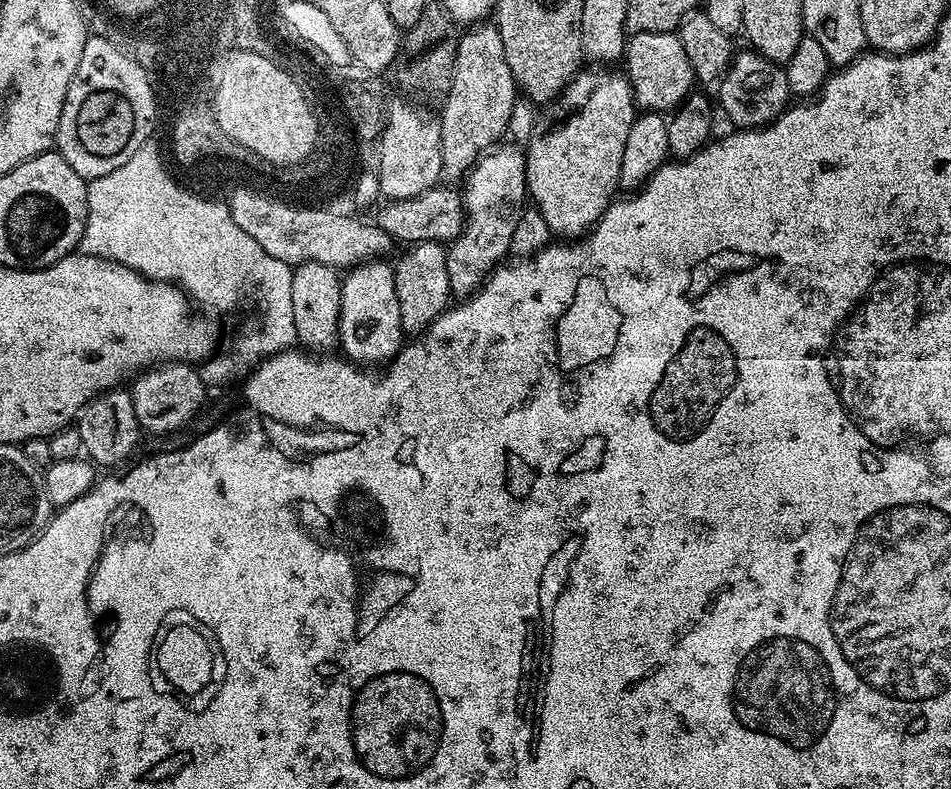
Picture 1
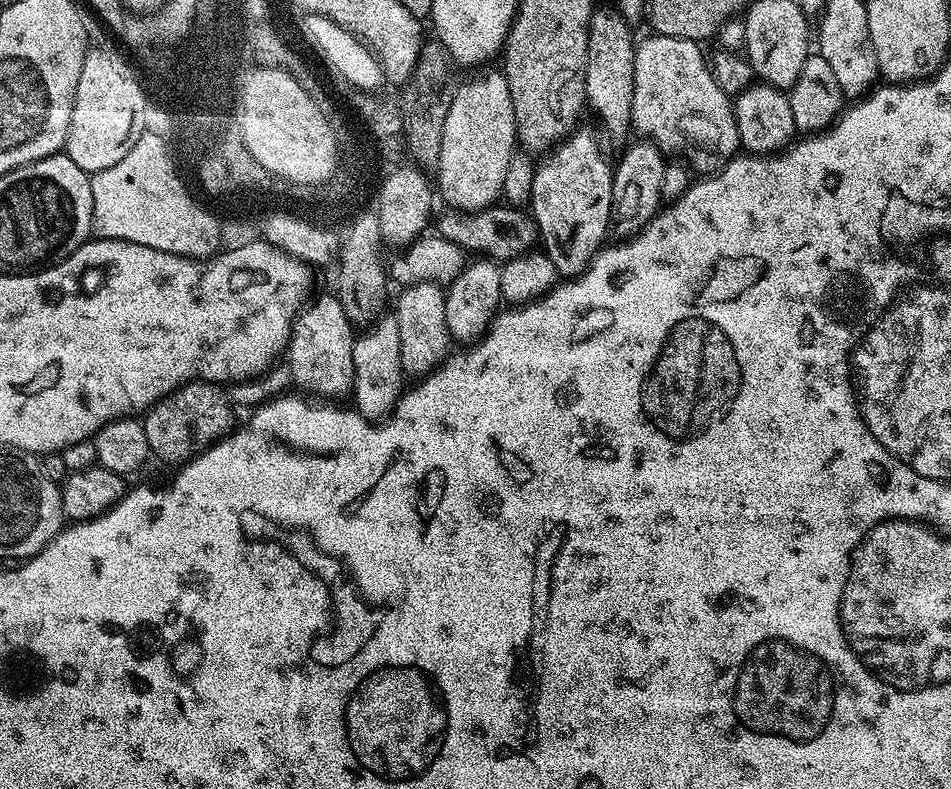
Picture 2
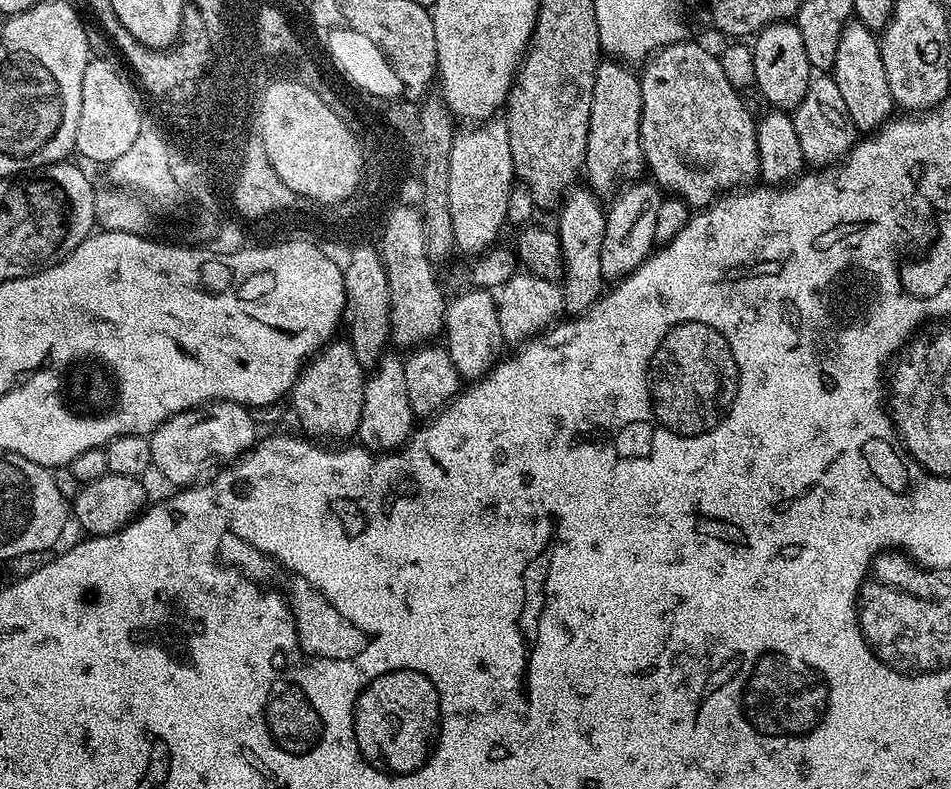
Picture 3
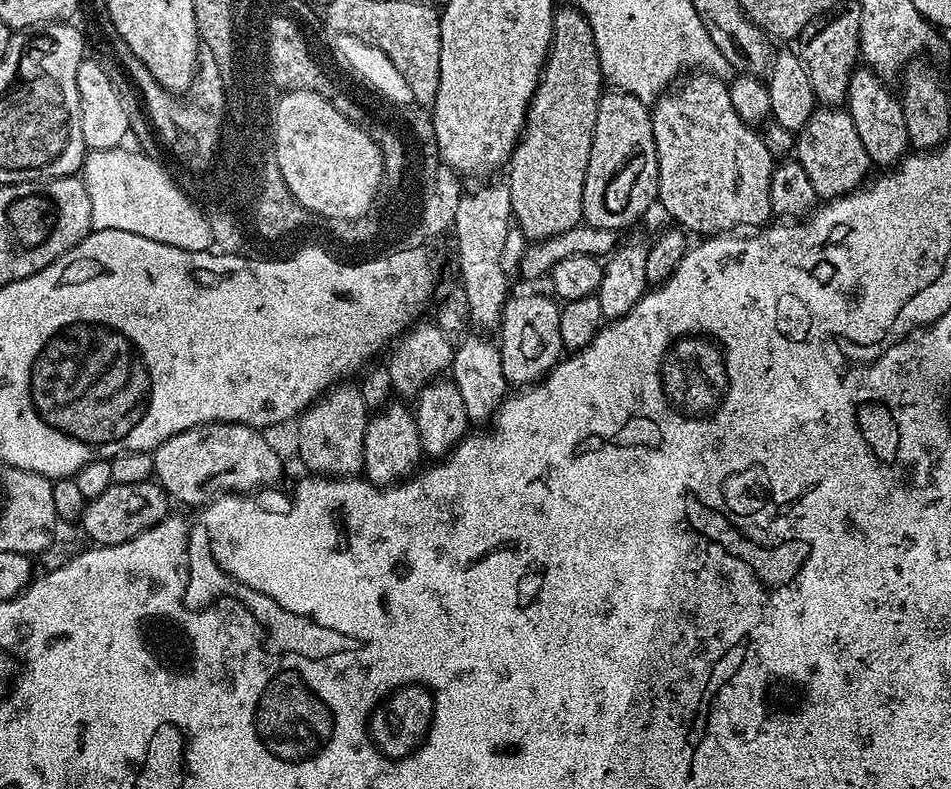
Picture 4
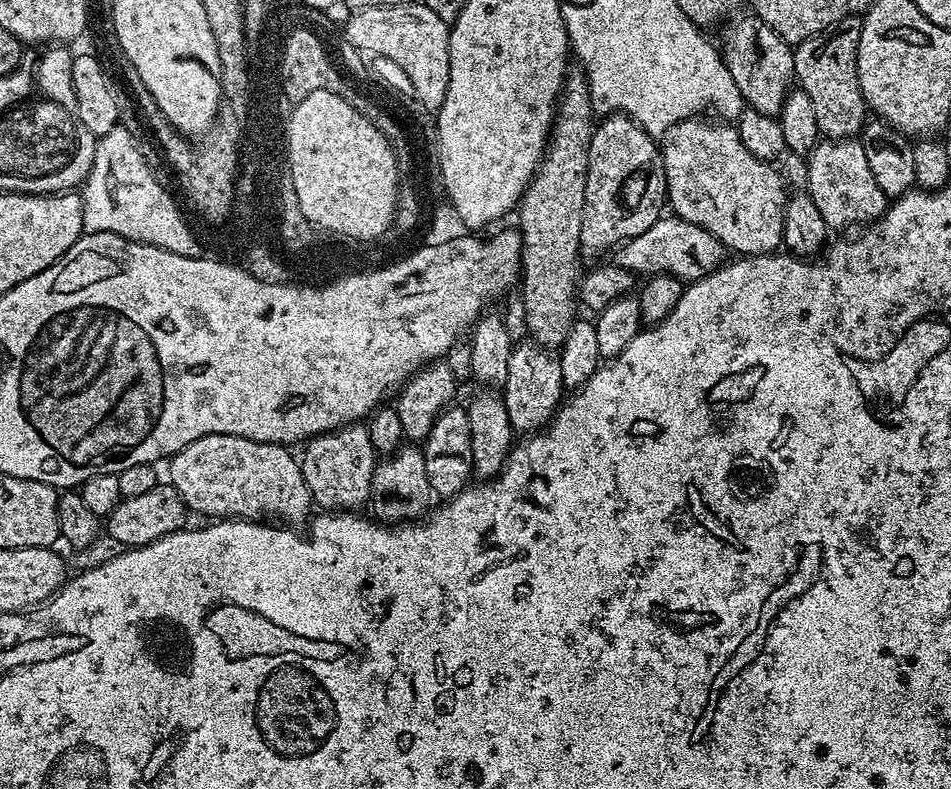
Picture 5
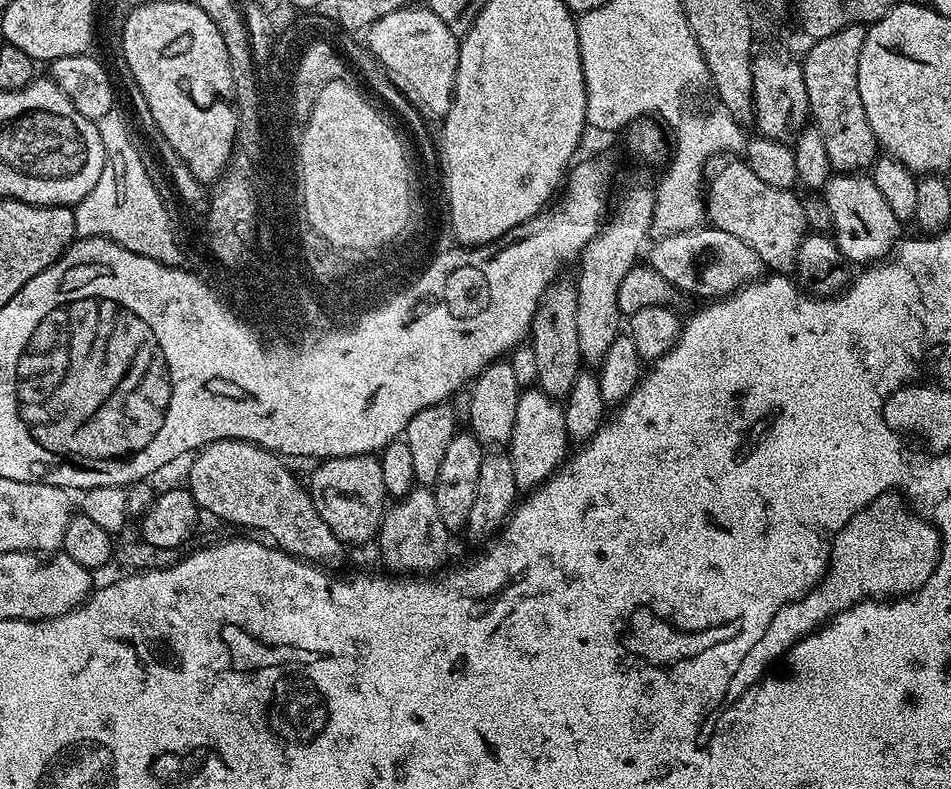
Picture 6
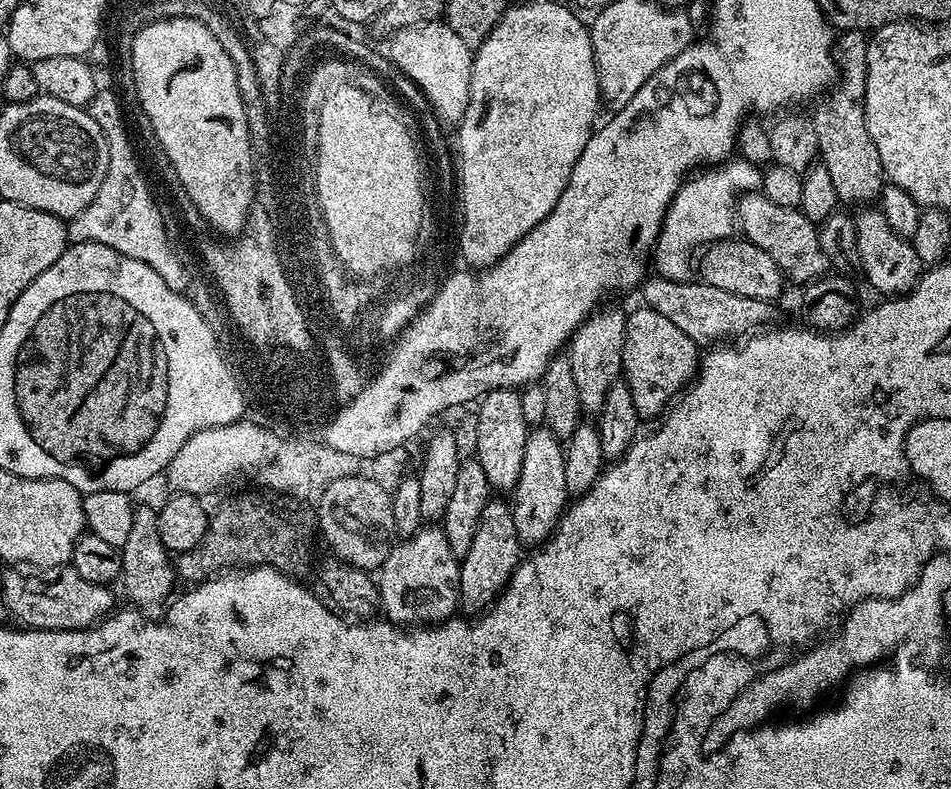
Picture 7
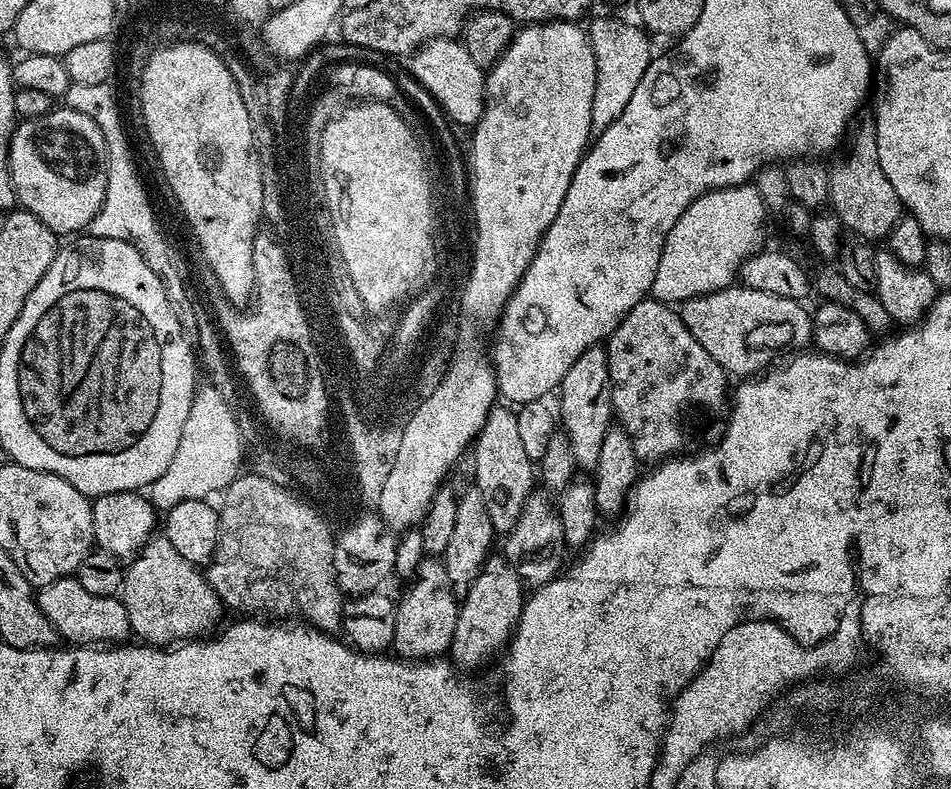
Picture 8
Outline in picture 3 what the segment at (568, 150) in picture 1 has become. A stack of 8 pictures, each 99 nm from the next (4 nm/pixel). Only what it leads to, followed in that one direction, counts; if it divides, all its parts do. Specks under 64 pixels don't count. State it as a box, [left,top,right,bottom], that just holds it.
[554,186,606,314]

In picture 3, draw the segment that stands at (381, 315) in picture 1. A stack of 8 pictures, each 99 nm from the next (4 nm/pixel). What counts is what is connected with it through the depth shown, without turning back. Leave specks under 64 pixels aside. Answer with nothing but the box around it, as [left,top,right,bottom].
[356,354,414,454]

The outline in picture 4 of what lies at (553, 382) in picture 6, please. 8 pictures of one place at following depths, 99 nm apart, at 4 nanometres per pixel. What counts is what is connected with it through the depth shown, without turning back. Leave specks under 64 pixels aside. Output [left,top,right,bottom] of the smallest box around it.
[506,7,605,242]

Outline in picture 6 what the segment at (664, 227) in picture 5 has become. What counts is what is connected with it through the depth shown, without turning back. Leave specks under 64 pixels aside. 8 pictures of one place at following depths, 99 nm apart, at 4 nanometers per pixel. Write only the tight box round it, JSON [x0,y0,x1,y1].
[647,226,766,298]

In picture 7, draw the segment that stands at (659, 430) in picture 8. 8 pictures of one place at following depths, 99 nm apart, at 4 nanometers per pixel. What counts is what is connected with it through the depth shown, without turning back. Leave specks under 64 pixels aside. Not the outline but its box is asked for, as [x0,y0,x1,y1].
[622,306,701,418]

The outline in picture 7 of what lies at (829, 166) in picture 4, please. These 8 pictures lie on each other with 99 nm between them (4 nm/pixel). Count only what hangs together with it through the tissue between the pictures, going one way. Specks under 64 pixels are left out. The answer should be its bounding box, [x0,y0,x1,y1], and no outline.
[854,206,926,298]

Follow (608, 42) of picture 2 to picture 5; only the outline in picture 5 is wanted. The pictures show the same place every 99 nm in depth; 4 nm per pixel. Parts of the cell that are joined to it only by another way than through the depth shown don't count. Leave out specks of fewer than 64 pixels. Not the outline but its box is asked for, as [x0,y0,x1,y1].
[581,115,667,257]

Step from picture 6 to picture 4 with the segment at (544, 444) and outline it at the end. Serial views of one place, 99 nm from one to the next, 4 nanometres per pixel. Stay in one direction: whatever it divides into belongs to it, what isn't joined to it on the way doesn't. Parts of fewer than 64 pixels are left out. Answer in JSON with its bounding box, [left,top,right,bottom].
[498,294,565,385]

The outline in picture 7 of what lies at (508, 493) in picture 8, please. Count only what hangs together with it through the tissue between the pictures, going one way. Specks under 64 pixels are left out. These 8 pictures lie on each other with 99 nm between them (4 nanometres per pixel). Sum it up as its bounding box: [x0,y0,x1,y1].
[475,388,530,494]

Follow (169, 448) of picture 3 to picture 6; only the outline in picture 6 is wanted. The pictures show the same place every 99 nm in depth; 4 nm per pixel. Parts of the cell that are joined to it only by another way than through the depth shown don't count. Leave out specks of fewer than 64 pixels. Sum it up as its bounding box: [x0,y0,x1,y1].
[186,440,345,570]

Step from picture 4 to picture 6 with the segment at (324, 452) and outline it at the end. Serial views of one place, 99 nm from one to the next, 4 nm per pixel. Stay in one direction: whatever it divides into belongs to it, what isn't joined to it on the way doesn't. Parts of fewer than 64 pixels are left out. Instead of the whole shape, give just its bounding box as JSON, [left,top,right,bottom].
[306,454,386,544]

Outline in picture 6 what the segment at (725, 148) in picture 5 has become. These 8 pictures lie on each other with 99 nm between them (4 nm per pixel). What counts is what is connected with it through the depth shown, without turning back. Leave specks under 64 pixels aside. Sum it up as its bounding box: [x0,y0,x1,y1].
[706,158,809,274]

